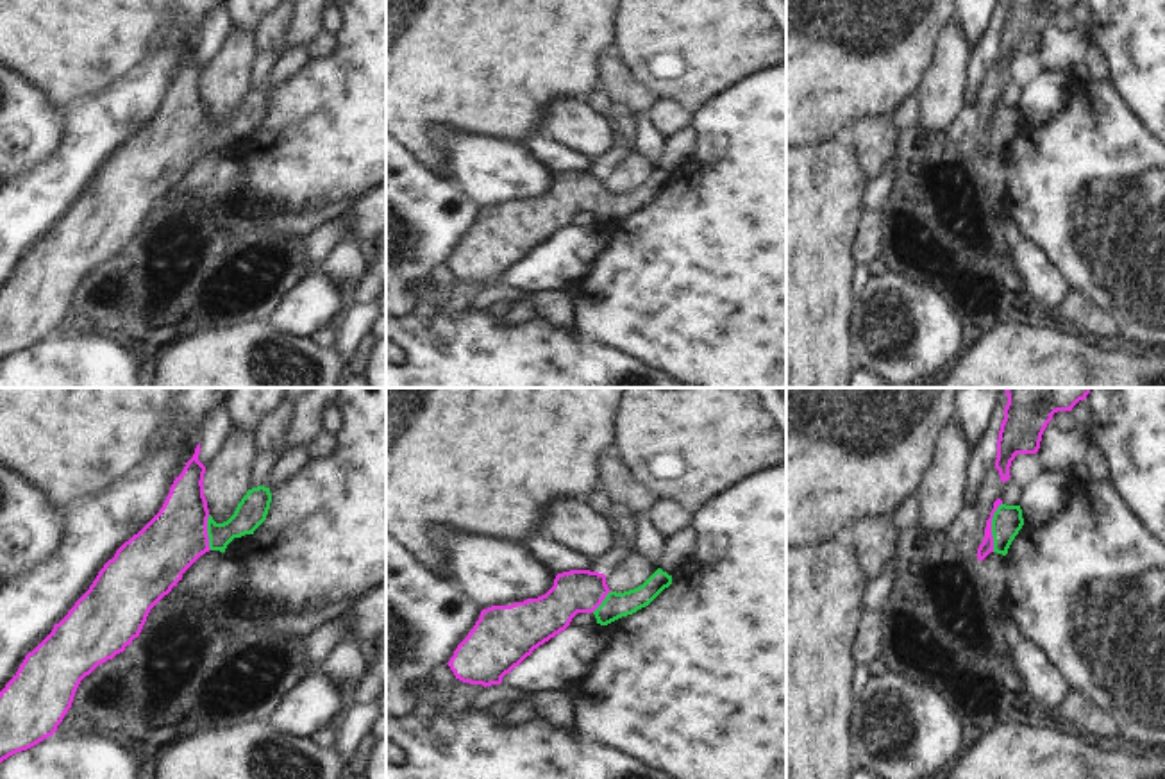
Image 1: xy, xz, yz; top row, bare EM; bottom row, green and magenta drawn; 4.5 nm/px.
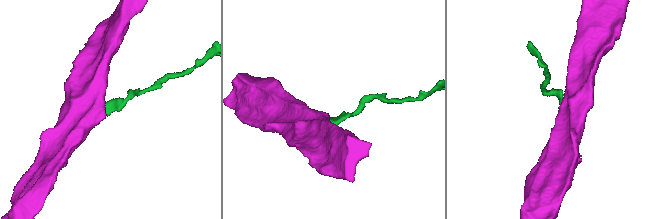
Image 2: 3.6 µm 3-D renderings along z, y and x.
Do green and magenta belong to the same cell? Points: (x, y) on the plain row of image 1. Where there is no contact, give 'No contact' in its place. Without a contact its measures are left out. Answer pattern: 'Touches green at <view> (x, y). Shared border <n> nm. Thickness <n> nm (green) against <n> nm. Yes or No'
Touches green at yz (992, 127). Shared border 220 nm. Thickness 140 nm (green) against 60 nm. Yes.

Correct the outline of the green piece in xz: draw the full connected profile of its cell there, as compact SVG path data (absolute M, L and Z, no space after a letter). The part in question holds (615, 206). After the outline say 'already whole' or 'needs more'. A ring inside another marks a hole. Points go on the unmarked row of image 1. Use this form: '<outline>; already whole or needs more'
M661 168L624 193L611 191L599 172L557 173L554 186L538 198L482 209L447 264L463 282L500 284L534 248L565 230L577 213L593 213L597 223L608 225L649 205L670 184L672 175Z; needs more

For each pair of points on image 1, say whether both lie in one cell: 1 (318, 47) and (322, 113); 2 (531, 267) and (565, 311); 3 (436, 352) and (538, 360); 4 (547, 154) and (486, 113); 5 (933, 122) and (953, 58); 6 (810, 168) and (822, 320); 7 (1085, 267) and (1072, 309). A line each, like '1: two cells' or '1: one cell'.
1: two cells
2: two cells
3: one cell
4: two cells
5: one cell
6: one cell
7: two cells

